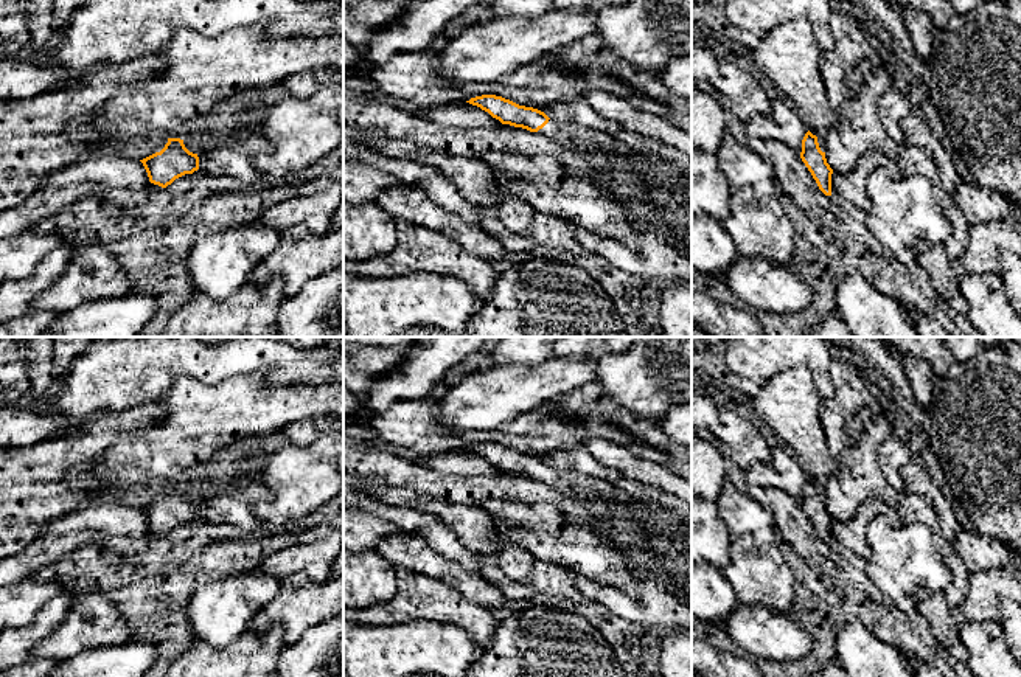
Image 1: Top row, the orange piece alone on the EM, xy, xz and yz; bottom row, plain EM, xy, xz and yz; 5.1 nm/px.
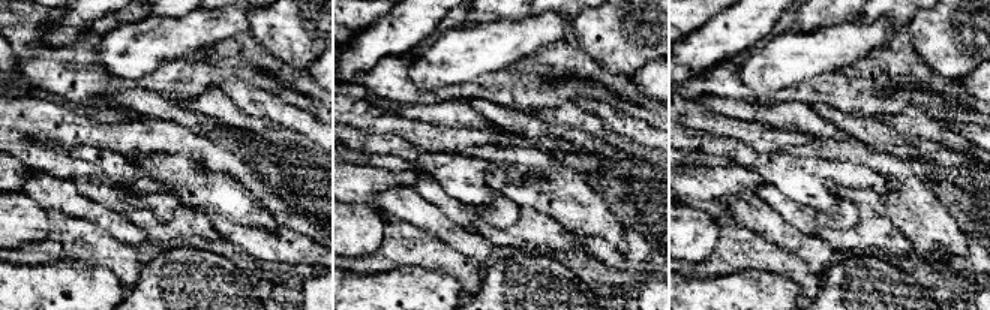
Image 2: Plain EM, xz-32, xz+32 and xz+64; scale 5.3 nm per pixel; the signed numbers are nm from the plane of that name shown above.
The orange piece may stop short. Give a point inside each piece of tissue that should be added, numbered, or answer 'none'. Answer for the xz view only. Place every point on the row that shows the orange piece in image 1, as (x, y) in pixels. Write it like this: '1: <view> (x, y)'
1: xz (574, 137)

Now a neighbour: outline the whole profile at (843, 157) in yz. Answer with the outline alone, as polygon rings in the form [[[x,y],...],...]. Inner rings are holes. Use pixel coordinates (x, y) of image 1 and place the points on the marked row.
[[[833,11],[830,30],[835,47],[822,51],[819,59],[830,107],[838,120],[824,137],[827,163],[835,172],[850,174],[870,151],[898,161],[900,146],[886,132],[878,110],[880,98],[901,84],[898,68],[894,61],[881,57],[852,12]]]

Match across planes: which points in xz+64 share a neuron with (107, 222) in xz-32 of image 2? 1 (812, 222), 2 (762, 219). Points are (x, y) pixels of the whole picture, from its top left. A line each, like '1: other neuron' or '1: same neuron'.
1: other neuron
2: same neuron

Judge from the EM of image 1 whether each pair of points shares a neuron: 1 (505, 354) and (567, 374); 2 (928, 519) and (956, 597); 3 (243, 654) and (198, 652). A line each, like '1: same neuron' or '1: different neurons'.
1: different neurons
2: same neuron
3: same neuron

